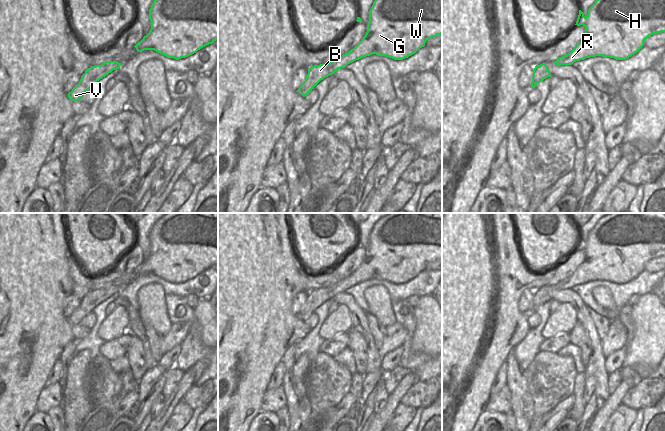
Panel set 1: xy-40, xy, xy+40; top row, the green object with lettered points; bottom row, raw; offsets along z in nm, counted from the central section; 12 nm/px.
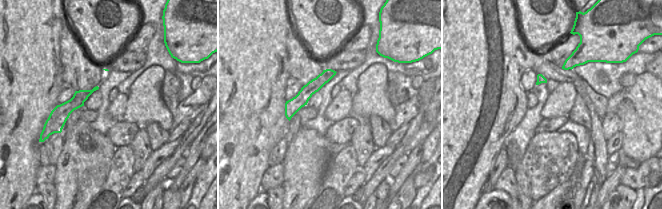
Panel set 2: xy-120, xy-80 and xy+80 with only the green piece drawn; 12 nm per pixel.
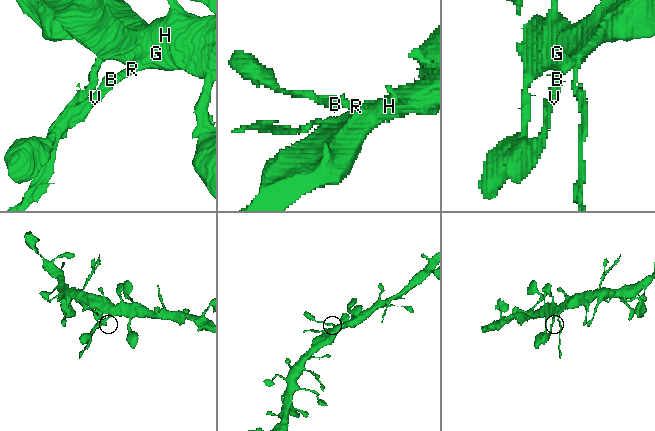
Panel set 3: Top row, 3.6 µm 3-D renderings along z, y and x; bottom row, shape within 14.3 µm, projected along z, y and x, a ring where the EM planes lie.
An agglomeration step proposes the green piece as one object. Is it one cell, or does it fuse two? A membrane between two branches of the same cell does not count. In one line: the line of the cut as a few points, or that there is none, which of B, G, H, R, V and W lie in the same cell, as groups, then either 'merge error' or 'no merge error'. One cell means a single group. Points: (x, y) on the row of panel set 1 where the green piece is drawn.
cut none; groups B G H R V W; no merge error

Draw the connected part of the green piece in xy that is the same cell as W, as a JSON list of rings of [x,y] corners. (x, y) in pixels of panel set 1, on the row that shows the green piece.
[[[375,0],[369,11],[367,32],[363,39],[348,53],[327,64],[308,69],[305,81],[297,92],[305,97],[324,78],[338,69],[363,57],[376,54],[394,60],[403,60],[425,46],[428,39],[442,34],[442,0]]]

